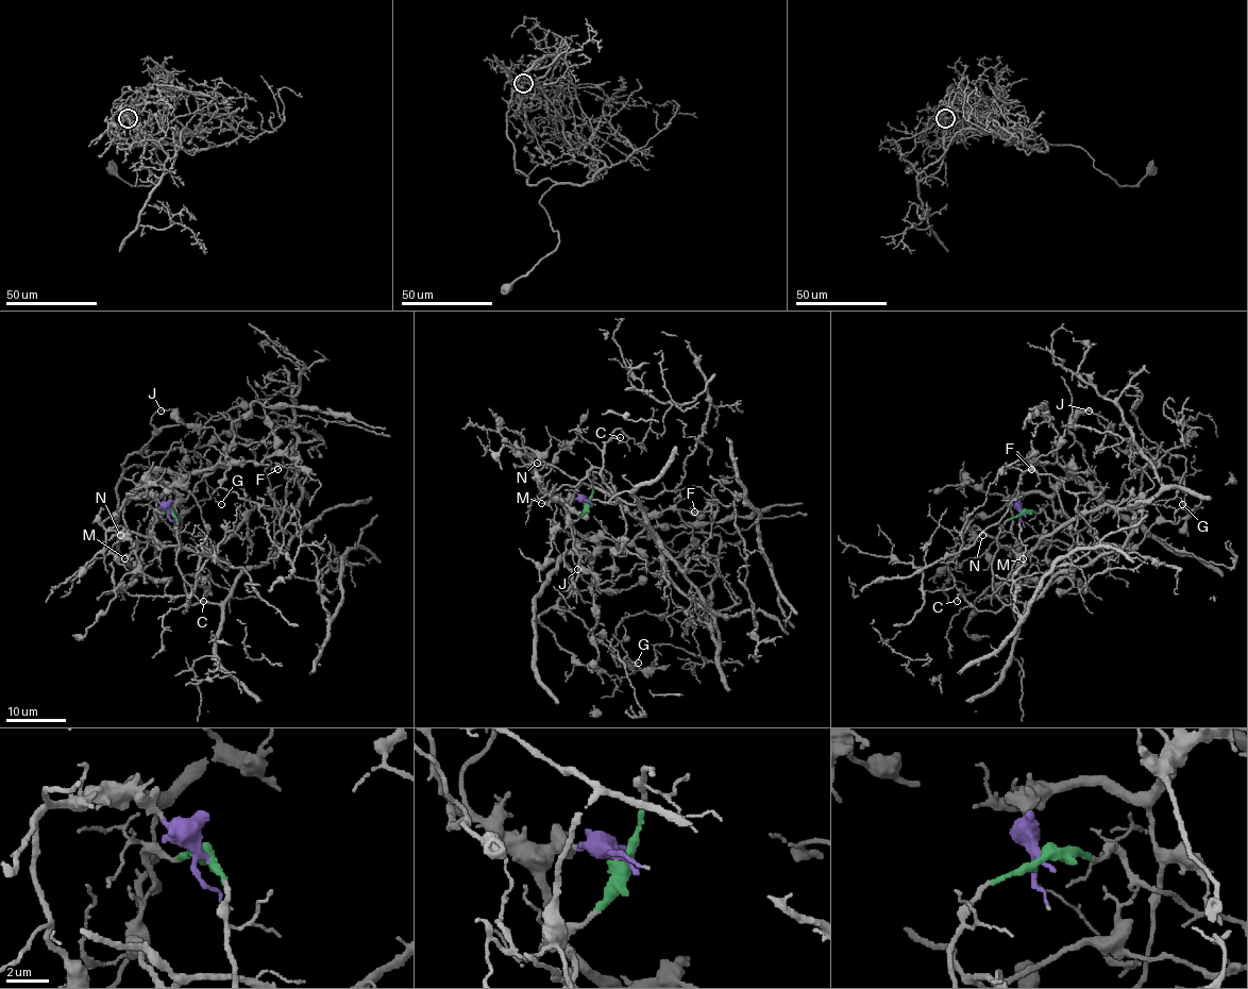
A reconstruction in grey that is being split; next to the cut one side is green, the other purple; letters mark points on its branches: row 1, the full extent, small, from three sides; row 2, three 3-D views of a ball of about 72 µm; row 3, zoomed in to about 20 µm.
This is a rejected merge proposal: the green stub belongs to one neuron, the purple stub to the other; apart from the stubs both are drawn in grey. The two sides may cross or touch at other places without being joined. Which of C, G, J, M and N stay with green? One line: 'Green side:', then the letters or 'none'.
Green side: C

